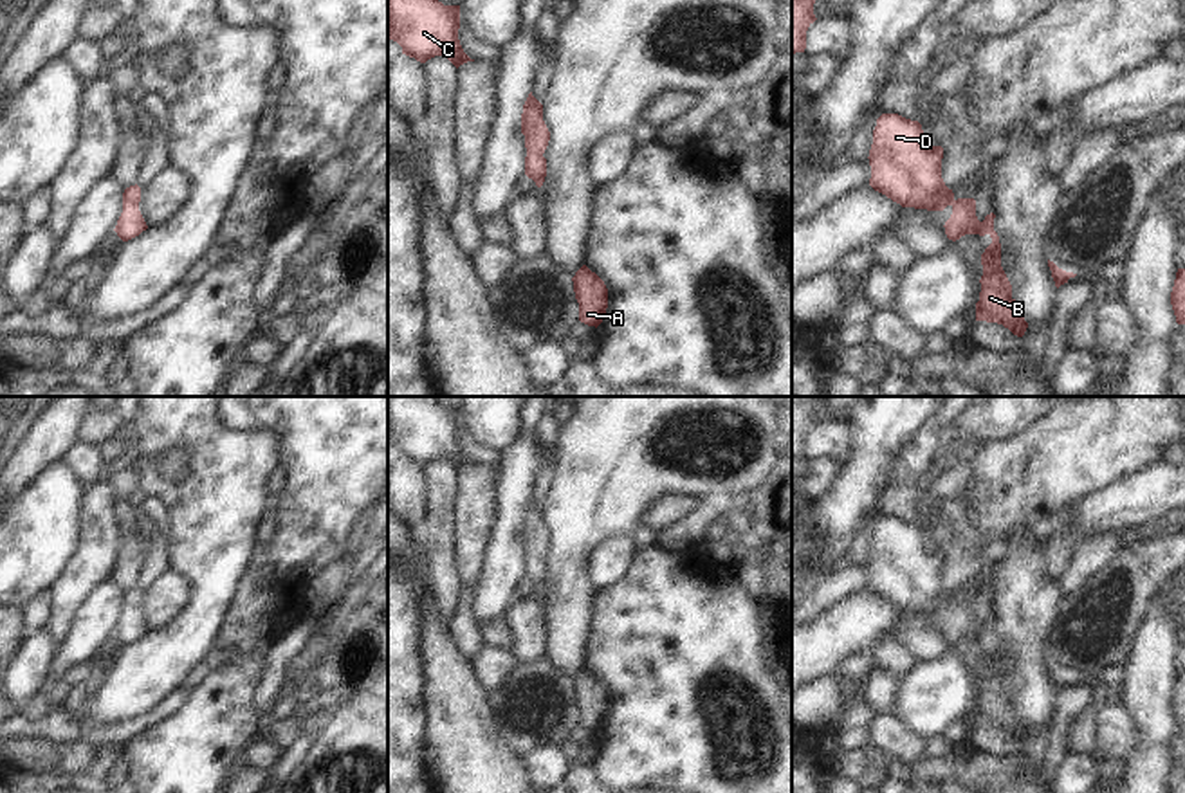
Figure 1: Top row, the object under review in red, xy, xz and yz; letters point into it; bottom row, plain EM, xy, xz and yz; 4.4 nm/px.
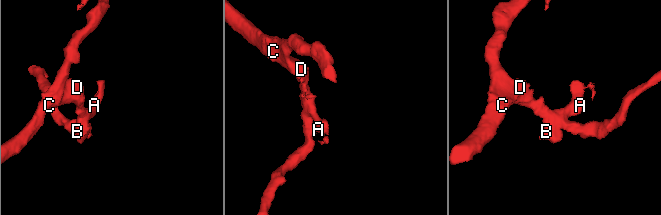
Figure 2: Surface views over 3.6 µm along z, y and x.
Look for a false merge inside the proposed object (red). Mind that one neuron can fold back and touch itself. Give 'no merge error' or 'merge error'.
no merge error

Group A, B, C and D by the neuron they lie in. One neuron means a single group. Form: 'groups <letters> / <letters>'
groups A B C D

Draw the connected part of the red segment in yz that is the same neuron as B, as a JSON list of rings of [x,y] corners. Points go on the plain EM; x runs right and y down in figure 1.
[[[882,517],[869,553],[869,589],[902,611],[943,615],[952,611],[945,638],[956,645],[965,638],[988,638],[992,647],[981,658],[981,696],[976,725],[997,726],[1023,741],[1028,726],[1012,701],[1012,688],[1001,670],[1001,647],[994,634],[996,618],[976,620],[974,602],[954,602],[942,582],[942,550],[929,550],[922,528],[898,517]]]

